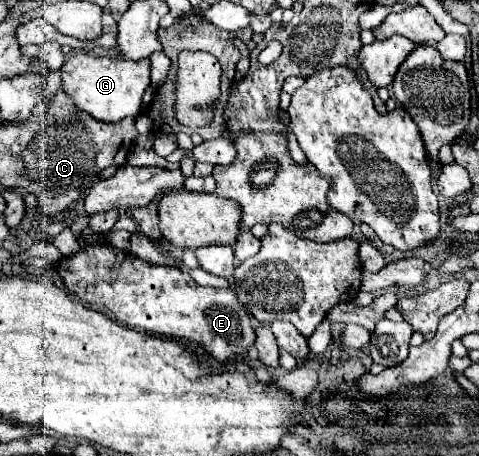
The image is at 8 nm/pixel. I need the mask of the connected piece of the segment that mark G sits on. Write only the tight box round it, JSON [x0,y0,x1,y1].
[61,54,151,122]

